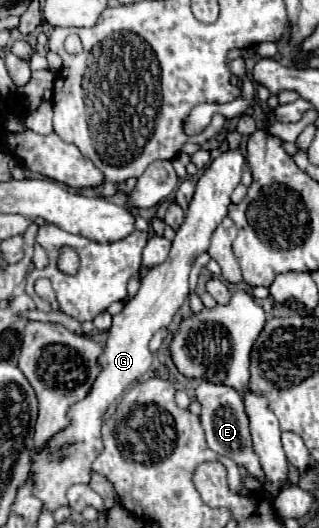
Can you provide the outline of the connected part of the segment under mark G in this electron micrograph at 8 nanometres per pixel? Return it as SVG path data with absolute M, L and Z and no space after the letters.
M231 149L215 157L205 169L203 175L197 181L195 195L191 199L189 211L185 213L183 225L177 229L171 253L159 269L151 269L143 277L143 285L139 293L125 303L123 311L113 317L113 325L107 331L107 343L99 357L101 373L97 375L91 391L85 395L85 399L73 403L67 411L69 425L53 435L51 439L63 439L61 445L57 443L45 443L39 451L33 453L31 459L31 473L29 481L33 483L33 495L43 501L43 509L55 511L61 505L67 505L67 489L75 483L89 483L91 463L97 455L103 453L103 439L101 439L101 427L105 421L105 415L111 405L117 403L117 399L141 377L149 371L153 363L153 355L147 349L149 339L155 331L167 327L177 313L177 309L183 305L183 301L189 297L189 271L195 259L209 249L209 239L219 221L227 215L227 207L231 203L233 189L241 183L243 169L247 167L247 159L241 149Z

